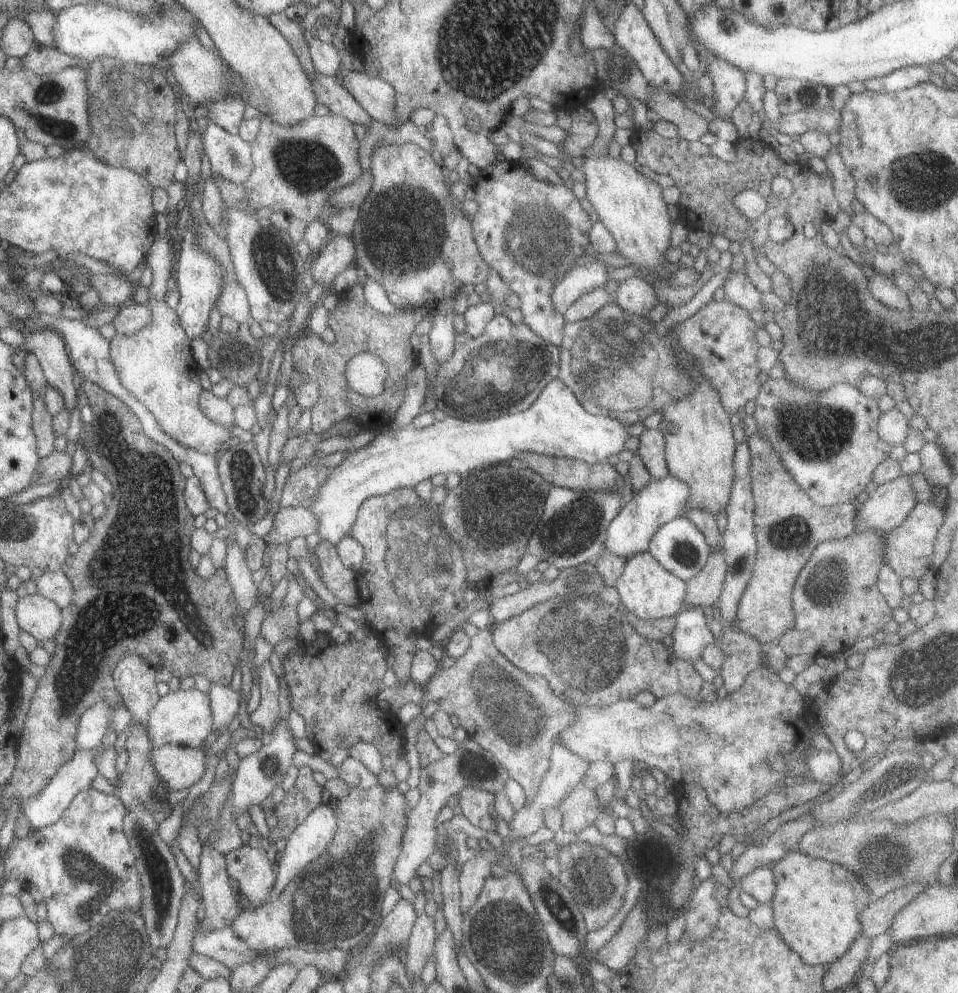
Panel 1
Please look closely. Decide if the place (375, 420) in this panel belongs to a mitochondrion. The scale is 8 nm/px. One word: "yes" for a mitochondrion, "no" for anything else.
no

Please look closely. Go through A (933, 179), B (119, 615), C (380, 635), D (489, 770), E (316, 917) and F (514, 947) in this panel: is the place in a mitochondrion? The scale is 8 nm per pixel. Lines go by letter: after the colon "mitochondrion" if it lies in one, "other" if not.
A: mitochondrion
B: mitochondrion
C: other
D: other
E: mitochondrion
F: mitochondrion

